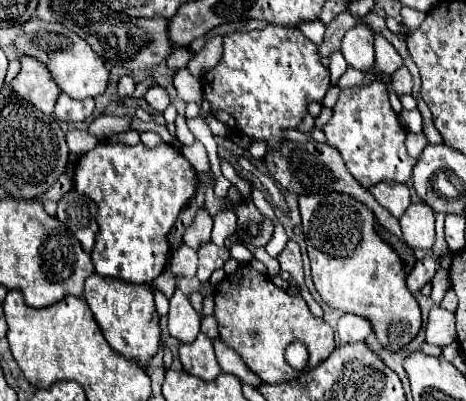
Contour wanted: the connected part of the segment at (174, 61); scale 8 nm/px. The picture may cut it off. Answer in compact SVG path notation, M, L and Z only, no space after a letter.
M175 48L179 50L174 50L173 53L167 58L167 66L171 69L181 69L187 66L187 63L190 61L193 56L192 52L188 48Z

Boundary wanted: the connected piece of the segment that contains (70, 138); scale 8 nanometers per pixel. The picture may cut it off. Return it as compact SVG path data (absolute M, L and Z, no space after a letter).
M73 129L73 131L67 131L67 145L71 149L71 153L75 155L83 155L87 151L91 151L99 141L95 135L91 135L89 131L79 131L79 129Z

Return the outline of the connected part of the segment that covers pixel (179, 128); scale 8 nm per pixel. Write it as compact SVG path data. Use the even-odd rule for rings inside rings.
M177 115L177 119L175 119L175 135L177 135L177 139L179 139L183 145L191 145L191 143L195 141L193 133L189 131L189 127L187 127L187 123L185 123L185 115Z

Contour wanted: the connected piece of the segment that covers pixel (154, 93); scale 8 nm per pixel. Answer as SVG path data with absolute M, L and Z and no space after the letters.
M153 85L153 87L145 93L145 101L147 101L153 109L157 109L157 111L159 111L159 105L169 105L169 103L171 103L167 91L165 91L163 87L159 87L159 85Z

